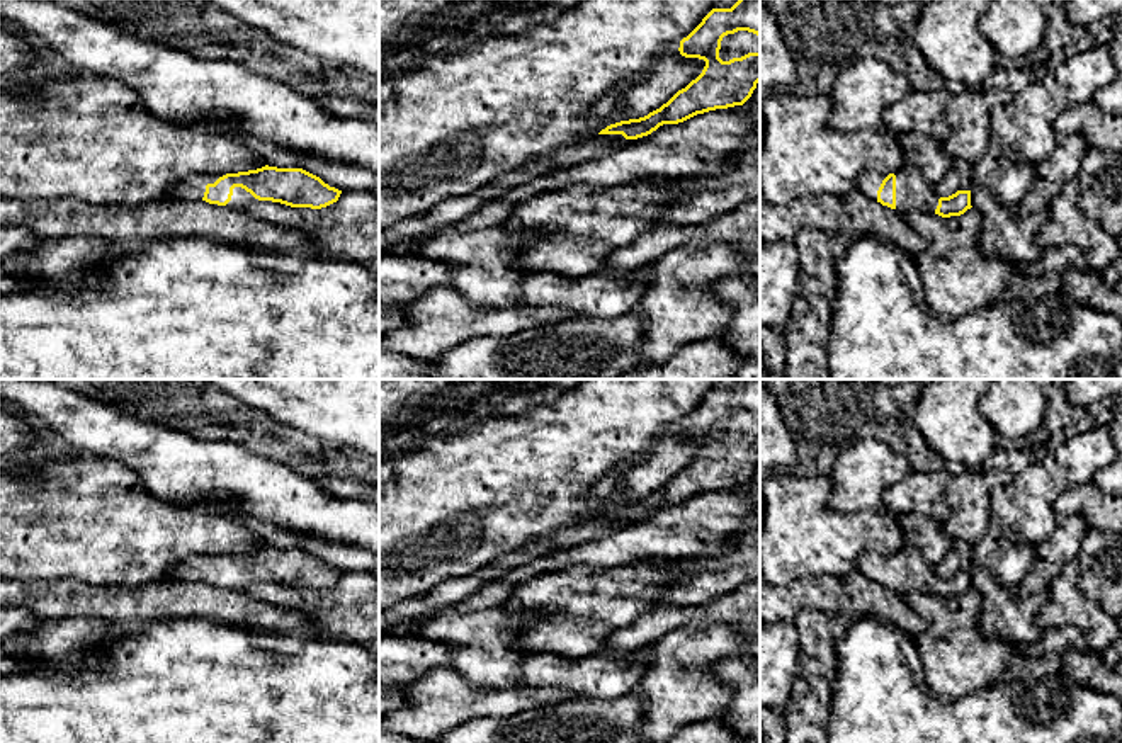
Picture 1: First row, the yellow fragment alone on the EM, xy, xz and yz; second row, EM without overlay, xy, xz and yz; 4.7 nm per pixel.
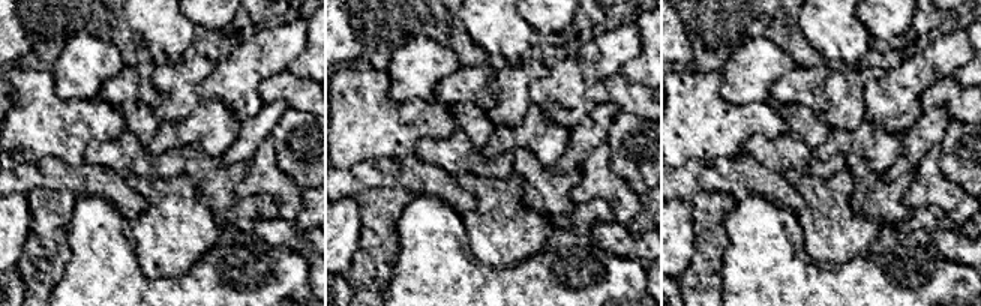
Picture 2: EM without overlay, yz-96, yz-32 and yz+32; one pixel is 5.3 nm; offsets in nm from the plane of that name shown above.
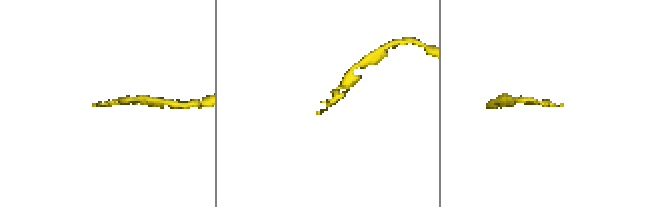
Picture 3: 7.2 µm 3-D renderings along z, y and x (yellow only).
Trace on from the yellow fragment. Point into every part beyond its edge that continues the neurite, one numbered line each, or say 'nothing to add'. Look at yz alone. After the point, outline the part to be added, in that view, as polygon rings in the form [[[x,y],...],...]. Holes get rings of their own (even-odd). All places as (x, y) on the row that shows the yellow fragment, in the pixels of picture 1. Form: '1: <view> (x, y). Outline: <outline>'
1: yz (912, 191). Outline: [[[906,163],[896,175],[896,209],[904,213],[908,209],[918,209],[935,214],[940,196],[935,187],[930,185],[916,170]]]

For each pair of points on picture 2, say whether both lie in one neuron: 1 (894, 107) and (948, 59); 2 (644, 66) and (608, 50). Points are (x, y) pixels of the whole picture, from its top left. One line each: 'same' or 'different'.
1: same
2: different

